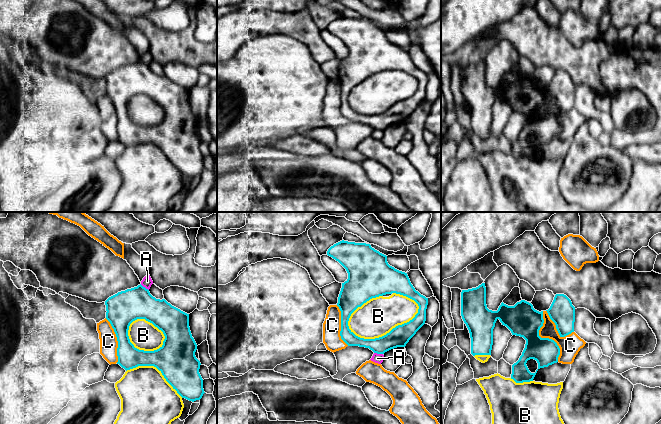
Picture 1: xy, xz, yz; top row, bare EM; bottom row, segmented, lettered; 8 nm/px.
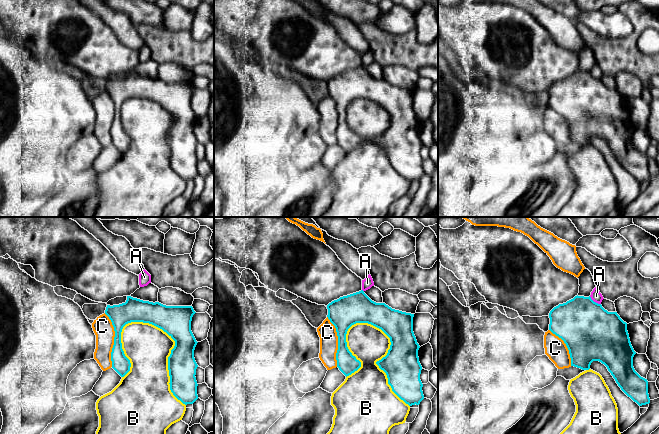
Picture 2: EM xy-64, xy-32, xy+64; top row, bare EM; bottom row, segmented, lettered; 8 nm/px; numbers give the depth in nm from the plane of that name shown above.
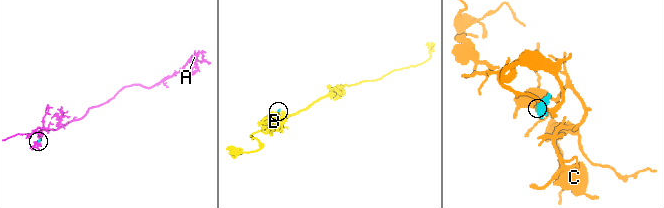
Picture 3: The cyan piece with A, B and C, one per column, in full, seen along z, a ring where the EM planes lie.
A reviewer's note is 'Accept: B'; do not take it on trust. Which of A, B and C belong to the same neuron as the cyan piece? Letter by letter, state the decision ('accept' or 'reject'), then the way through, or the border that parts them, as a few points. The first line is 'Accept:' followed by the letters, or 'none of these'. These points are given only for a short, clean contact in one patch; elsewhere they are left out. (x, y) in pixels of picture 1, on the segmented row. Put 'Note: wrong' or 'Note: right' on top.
Note: right
Accept: B
A: reject
B: accept
C: reject

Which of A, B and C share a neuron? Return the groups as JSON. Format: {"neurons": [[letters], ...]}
{"neurons": [["A"], ["B"], ["C"]]}

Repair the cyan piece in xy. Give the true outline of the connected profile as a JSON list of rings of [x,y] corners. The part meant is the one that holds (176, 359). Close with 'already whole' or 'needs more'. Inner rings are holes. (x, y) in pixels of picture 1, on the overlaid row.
[[[141,284],[118,292],[105,301],[106,319],[110,322],[117,337],[118,362],[126,371],[138,366],[154,366],[177,393],[189,401],[200,400],[203,396],[203,379],[199,373],[200,361],[196,358],[197,344],[189,327],[189,314],[172,306],[165,299],[156,299]],[[137,319],[145,319],[161,330],[165,336],[163,345],[154,351],[139,350],[130,342],[128,330]]] | already whole

